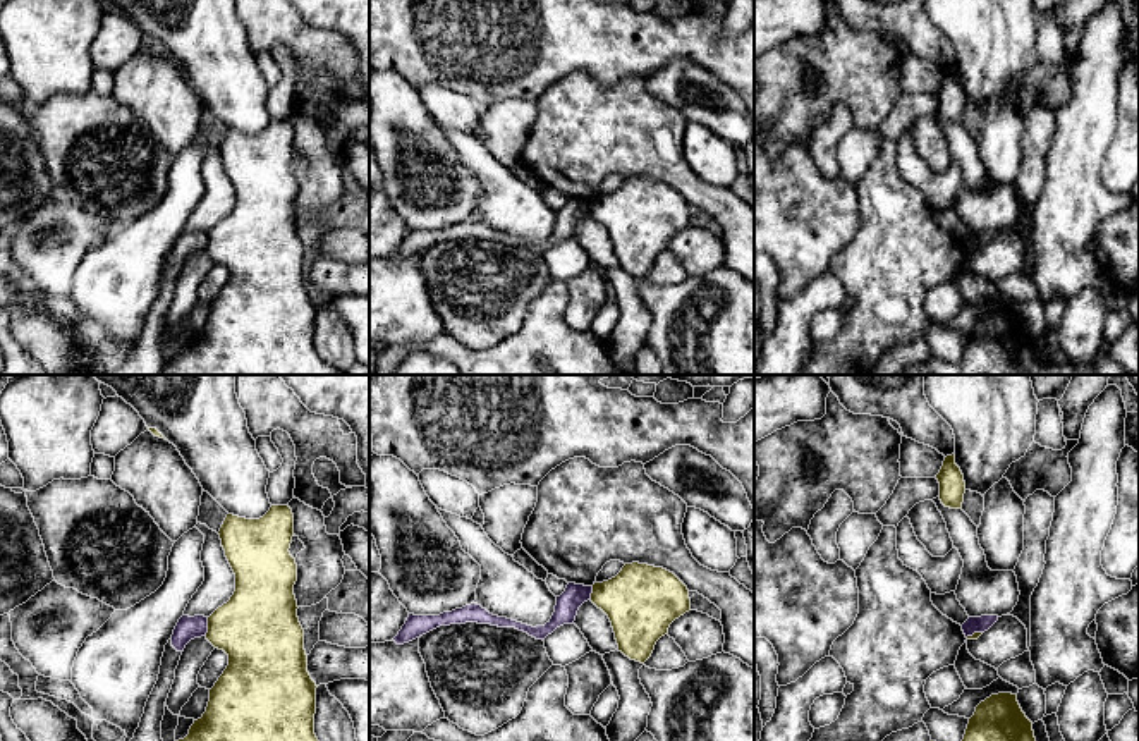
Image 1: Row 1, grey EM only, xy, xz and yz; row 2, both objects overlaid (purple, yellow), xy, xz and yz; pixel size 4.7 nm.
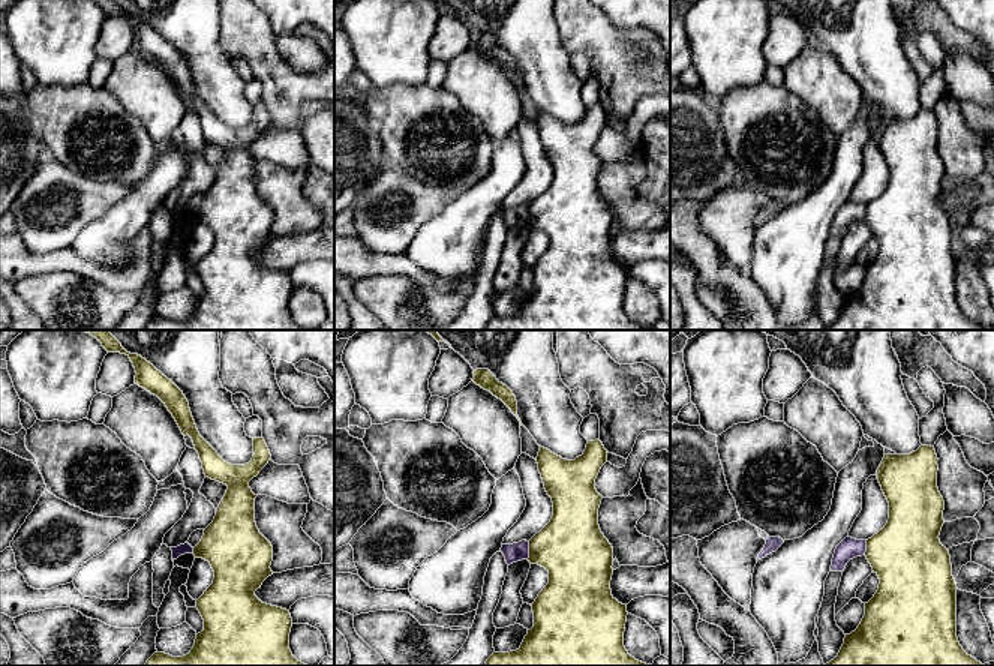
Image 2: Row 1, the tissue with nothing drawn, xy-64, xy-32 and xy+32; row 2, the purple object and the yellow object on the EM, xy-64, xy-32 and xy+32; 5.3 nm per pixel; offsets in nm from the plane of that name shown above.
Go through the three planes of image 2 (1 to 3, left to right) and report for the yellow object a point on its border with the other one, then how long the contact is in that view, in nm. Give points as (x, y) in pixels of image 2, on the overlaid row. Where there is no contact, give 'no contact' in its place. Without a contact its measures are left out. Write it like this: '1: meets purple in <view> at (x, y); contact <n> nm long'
1: meets purple in xy-64 at (192, 551); contact 30 nm long
2: meets purple in xy-32 at (528, 551); contact 100 nm long
3: meets purple in xy+32 at (865, 548); contact 80 nm long

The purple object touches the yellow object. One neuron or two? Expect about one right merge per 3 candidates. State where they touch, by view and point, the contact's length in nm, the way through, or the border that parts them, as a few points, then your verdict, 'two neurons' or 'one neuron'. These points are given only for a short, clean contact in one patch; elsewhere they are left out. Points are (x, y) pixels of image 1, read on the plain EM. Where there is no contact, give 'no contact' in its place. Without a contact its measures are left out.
xy (207, 241) | 90 nm | two neurons

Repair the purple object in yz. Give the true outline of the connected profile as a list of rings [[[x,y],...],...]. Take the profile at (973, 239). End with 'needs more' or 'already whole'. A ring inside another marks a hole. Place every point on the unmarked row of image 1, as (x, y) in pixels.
[[[998,230],[969,232],[962,239],[962,246],[964,246],[965,253],[967,253],[967,251],[972,251],[974,248],[988,246],[996,236],[998,236]]]; already whole

